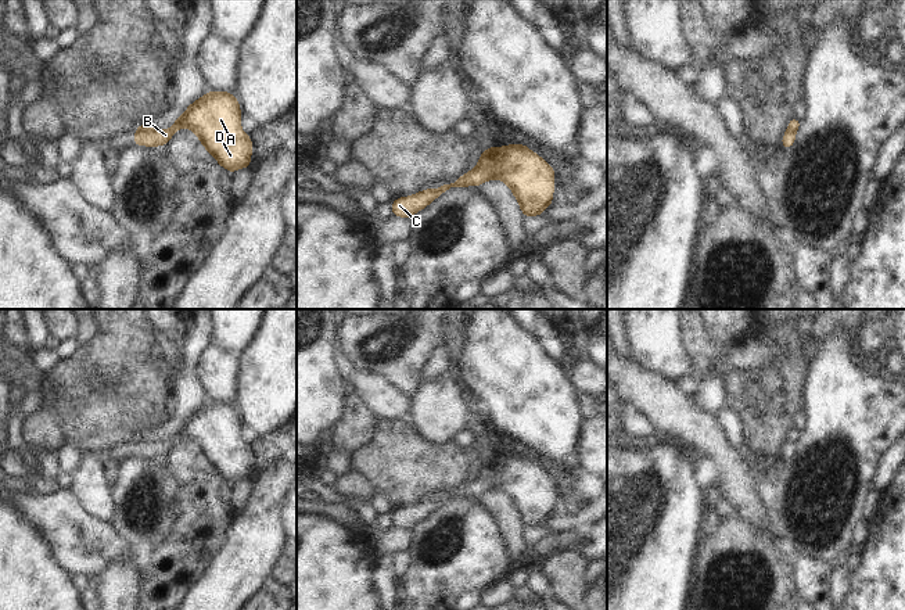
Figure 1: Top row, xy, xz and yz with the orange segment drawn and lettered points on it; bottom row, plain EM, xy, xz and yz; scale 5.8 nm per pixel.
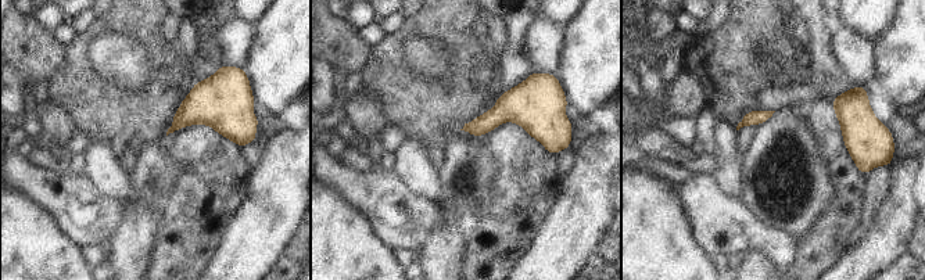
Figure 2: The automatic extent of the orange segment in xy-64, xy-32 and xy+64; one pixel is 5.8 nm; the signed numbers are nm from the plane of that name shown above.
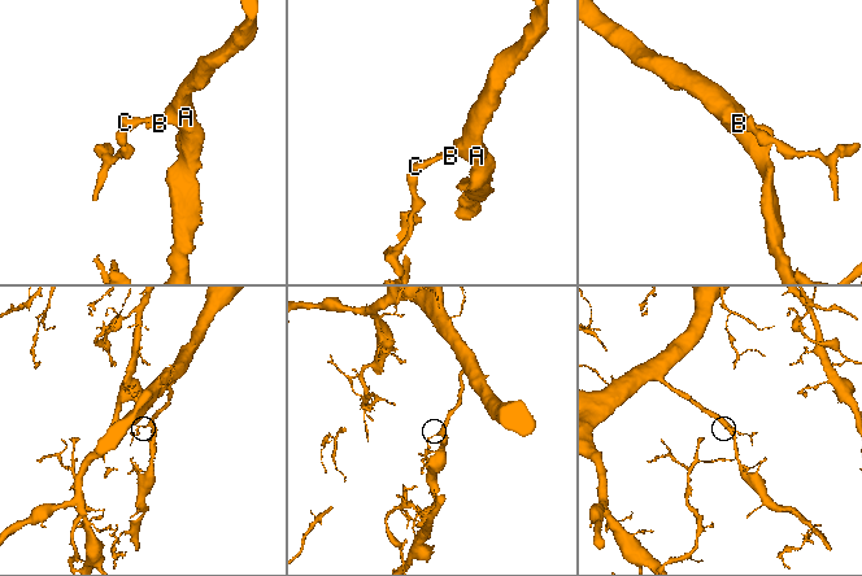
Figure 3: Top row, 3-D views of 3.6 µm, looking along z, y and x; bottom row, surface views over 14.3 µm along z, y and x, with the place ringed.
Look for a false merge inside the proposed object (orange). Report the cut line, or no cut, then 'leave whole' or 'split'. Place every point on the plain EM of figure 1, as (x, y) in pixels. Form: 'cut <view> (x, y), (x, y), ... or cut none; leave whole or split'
cut xy (154, 440), (146, 444); split

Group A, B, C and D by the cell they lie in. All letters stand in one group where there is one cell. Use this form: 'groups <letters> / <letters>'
groups A B D / C

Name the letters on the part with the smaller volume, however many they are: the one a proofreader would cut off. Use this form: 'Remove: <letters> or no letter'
Remove: C

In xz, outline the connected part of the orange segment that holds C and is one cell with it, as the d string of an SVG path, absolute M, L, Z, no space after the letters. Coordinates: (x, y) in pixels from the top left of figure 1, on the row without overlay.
M445 492L439 499L424 499L423 502L392 510L391 521L394 527L412 528L417 521L424 520L431 514L437 507L442 506L449 499L463 498L457 492L455 495Z

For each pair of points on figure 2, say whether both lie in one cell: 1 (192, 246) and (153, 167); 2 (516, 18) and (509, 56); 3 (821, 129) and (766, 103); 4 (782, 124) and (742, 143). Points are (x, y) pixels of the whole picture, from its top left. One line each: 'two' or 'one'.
1: two
2: one
3: two
4: two

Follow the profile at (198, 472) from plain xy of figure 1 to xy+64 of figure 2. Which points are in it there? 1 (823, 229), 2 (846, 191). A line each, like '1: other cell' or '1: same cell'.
1: same cell
2: same cell

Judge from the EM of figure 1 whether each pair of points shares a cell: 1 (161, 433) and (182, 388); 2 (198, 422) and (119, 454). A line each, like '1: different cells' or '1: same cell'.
1: same cell
2: same cell

